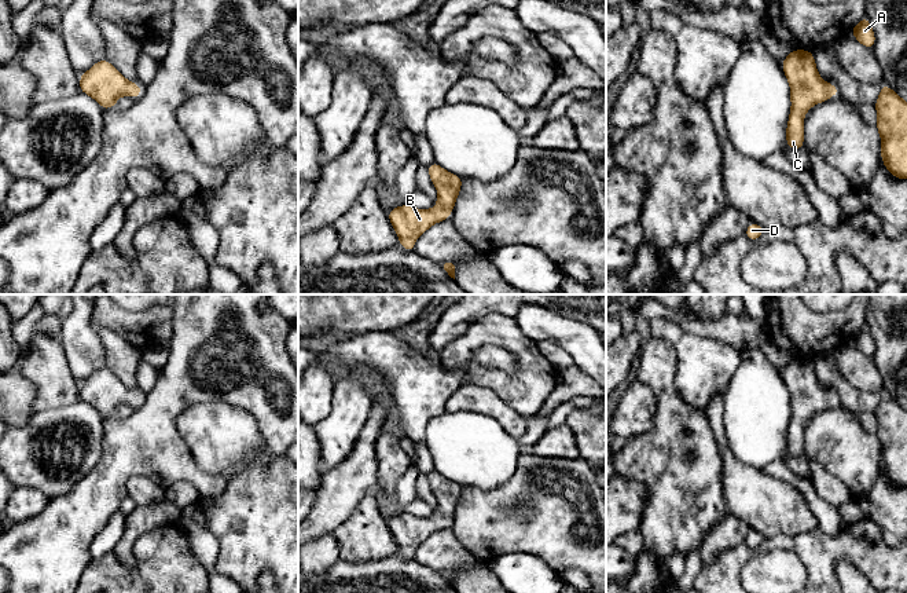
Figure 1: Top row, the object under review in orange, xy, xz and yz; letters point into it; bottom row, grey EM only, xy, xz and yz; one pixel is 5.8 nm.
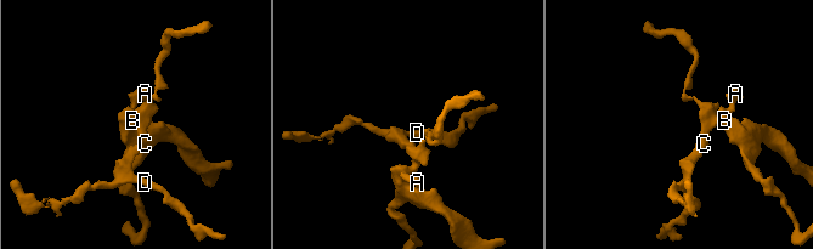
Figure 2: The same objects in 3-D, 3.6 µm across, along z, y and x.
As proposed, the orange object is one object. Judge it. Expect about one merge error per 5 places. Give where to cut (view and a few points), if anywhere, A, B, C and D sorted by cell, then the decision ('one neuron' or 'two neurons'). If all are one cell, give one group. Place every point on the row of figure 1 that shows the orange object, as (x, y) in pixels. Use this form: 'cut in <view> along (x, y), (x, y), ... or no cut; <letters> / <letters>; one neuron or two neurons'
no cut; A B C D; one neuron

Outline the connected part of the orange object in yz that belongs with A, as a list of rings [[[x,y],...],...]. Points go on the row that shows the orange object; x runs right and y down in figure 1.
[[[867,17],[852,28],[851,34],[866,48],[873,48],[875,44],[875,34]]]

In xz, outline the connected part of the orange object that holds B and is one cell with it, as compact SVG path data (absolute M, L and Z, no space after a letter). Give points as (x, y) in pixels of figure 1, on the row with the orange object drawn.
M437 162L427 165L430 180L438 193L436 206L418 209L400 205L388 212L392 227L403 249L414 252L415 241L433 224L449 219L455 208L463 179L441 168Z

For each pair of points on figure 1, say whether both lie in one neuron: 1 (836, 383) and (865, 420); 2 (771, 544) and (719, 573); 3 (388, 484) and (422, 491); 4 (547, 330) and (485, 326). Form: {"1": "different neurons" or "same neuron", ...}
{"1": "different neurons", "2": "same neuron", "3": "different neurons", "4": "different neurons"}

